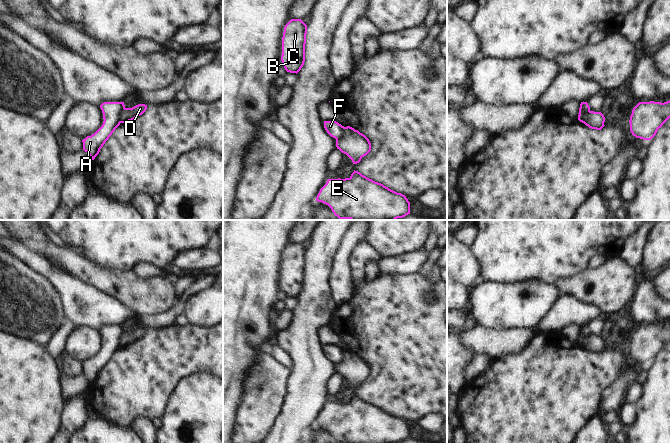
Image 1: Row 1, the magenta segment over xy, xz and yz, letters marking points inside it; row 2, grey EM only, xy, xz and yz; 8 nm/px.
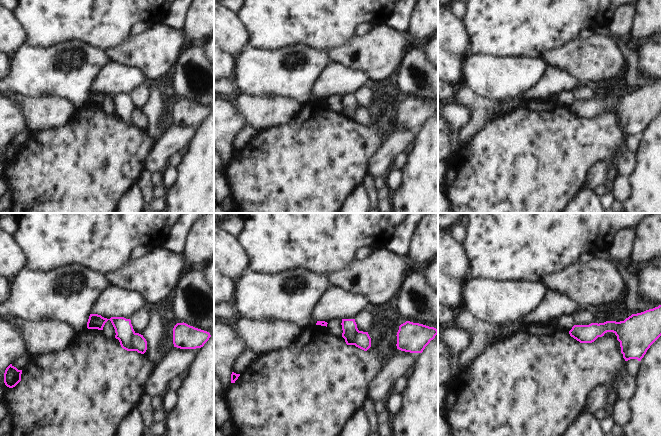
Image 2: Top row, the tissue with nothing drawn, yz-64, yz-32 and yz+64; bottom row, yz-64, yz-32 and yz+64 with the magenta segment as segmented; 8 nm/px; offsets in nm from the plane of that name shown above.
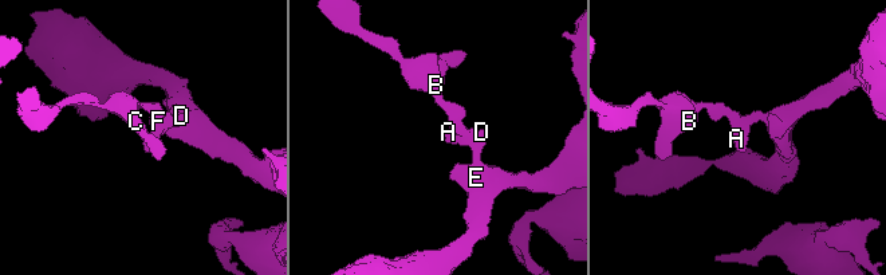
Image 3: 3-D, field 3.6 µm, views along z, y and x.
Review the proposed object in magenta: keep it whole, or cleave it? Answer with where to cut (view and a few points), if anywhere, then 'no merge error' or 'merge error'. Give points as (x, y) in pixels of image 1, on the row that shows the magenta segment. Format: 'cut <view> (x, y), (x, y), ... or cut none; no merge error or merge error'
cut yz (590, 111), (580, 114), (578, 117); merge error

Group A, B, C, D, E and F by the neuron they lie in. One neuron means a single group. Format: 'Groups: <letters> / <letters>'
Groups: A B C F / D E.

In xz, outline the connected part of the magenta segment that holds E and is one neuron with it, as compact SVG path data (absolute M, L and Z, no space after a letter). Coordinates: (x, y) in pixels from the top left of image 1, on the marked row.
M355 170L349 178L328 179L316 201L328 205L339 219L396 220L410 214L405 195Z

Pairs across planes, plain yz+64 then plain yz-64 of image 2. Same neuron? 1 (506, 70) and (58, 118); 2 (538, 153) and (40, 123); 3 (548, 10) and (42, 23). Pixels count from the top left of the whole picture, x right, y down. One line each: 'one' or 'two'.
1: two
2: two
3: one

